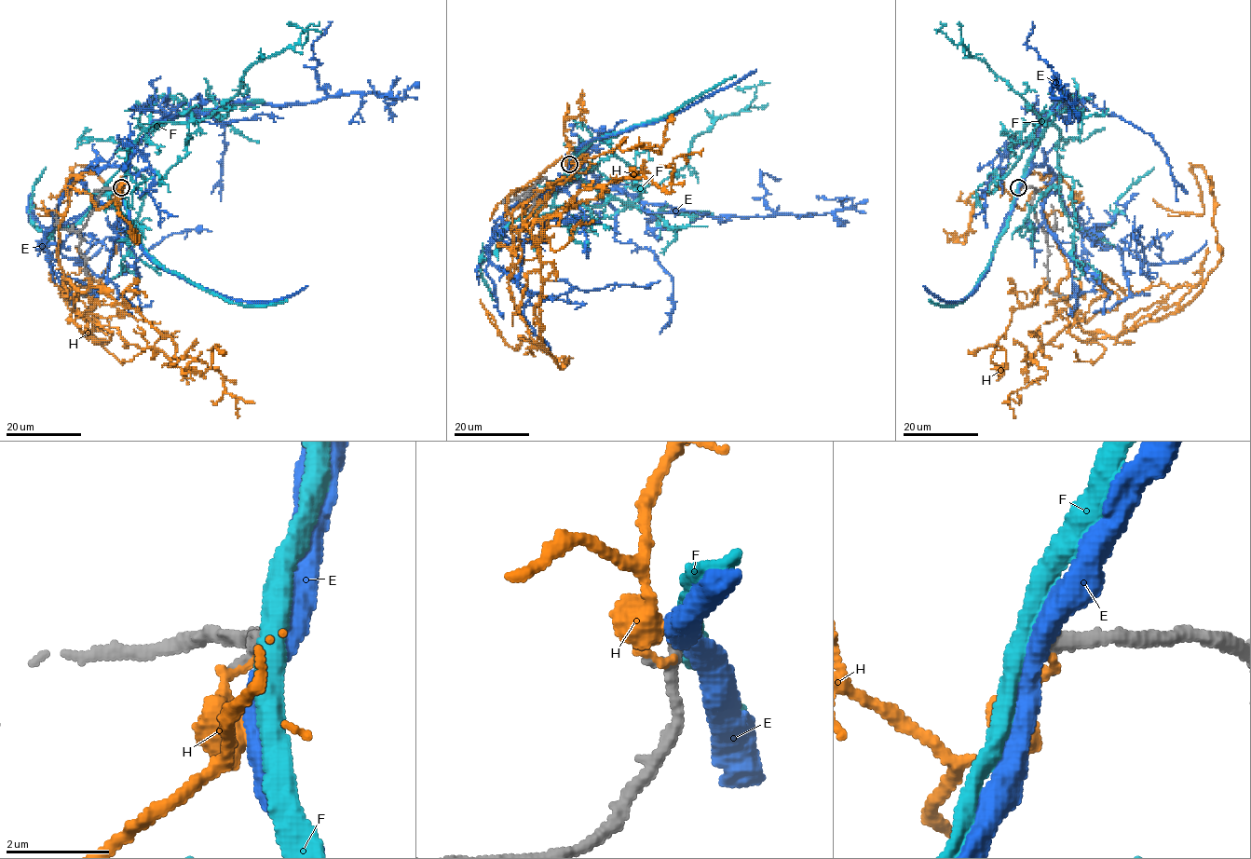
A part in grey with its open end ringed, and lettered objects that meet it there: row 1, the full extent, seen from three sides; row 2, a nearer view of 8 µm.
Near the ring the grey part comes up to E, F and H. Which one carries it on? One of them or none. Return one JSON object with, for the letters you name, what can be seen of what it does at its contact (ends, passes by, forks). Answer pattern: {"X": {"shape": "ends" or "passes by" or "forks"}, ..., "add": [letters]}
{"add": []}

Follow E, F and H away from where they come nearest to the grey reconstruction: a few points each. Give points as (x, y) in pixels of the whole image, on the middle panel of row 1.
E: (569, 165), (571, 182), (504, 214), (488, 259), (534, 293), (554, 297), (574, 289), (659, 281)
F: (569, 165), (609, 197), (597, 206), (543, 206), (511, 222), (479, 260), (494, 300)
H: (568, 166), (506, 204), (542, 225), (535, 312), (567, 363), (506, 343), (481, 299)

